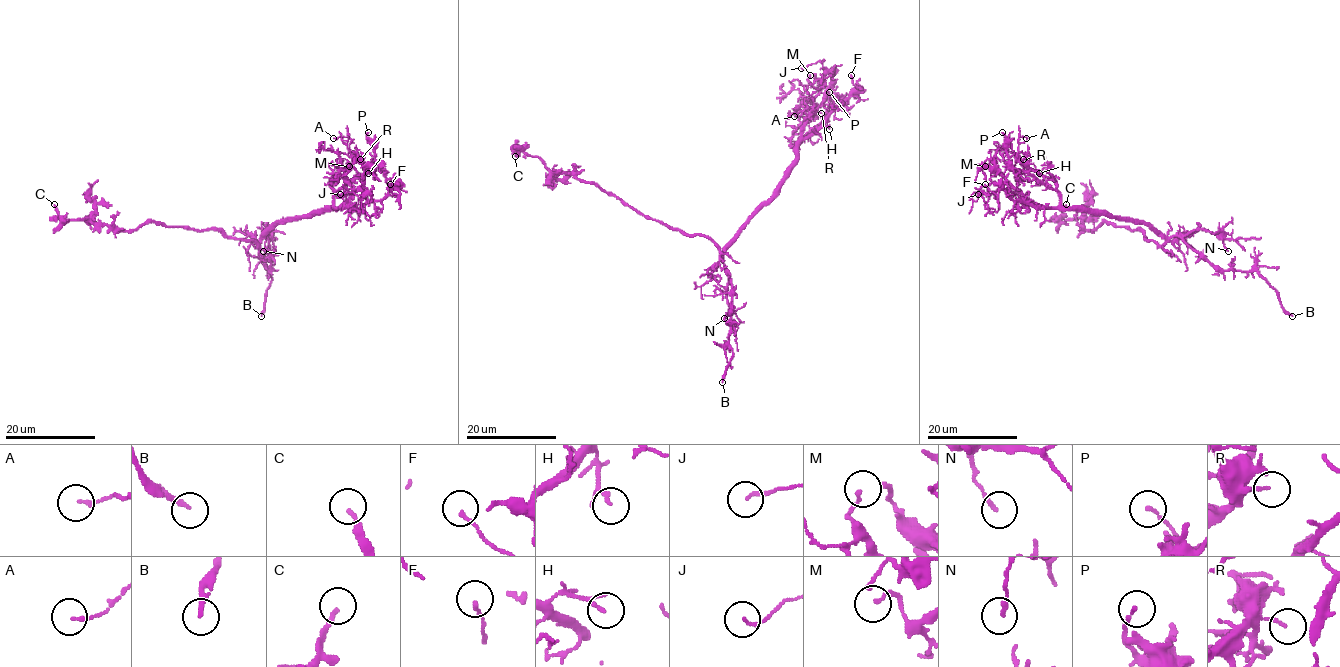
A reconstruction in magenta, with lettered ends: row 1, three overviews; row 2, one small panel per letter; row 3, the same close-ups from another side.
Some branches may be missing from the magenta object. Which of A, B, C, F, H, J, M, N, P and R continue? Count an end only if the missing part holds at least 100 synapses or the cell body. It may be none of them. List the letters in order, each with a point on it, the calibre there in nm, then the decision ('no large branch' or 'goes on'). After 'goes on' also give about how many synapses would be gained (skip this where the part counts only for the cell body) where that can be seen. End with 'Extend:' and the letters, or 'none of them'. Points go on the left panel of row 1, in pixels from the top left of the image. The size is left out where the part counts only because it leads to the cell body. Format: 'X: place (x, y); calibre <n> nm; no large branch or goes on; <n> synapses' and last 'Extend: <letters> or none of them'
A: place (333, 138); calibre 140 nm; no large branch
B: place (261, 316); calibre 190 nm; goes on
C: place (54, 204); calibre 170 nm; no large branch
F: place (390, 184); calibre 130 nm; no large branch
H: place (368, 173); calibre 100 nm; no large branch
J: place (340, 194); calibre 140 nm; no large branch
M: place (349, 166); calibre 100 nm; no large branch
N: place (263, 251); calibre 160 nm; no large branch
P: place (368, 132); calibre 120 nm; no large branch
R: place (360, 159); calibre 120 nm; no large branch
Extend: B

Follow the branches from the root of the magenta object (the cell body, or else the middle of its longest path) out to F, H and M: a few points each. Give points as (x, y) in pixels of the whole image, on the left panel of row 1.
F: (261, 239), (277, 222), (323, 209), (359, 208), (392, 189), (400, 193), (393, 193), (390, 184)
H: (261, 239), (277, 222), (297, 220), (323, 209), (333, 209), (333, 194), (366, 170), (368, 173)
M: (261, 239), (277, 222), (337, 209), (363, 184), (363, 175), (349, 166)

